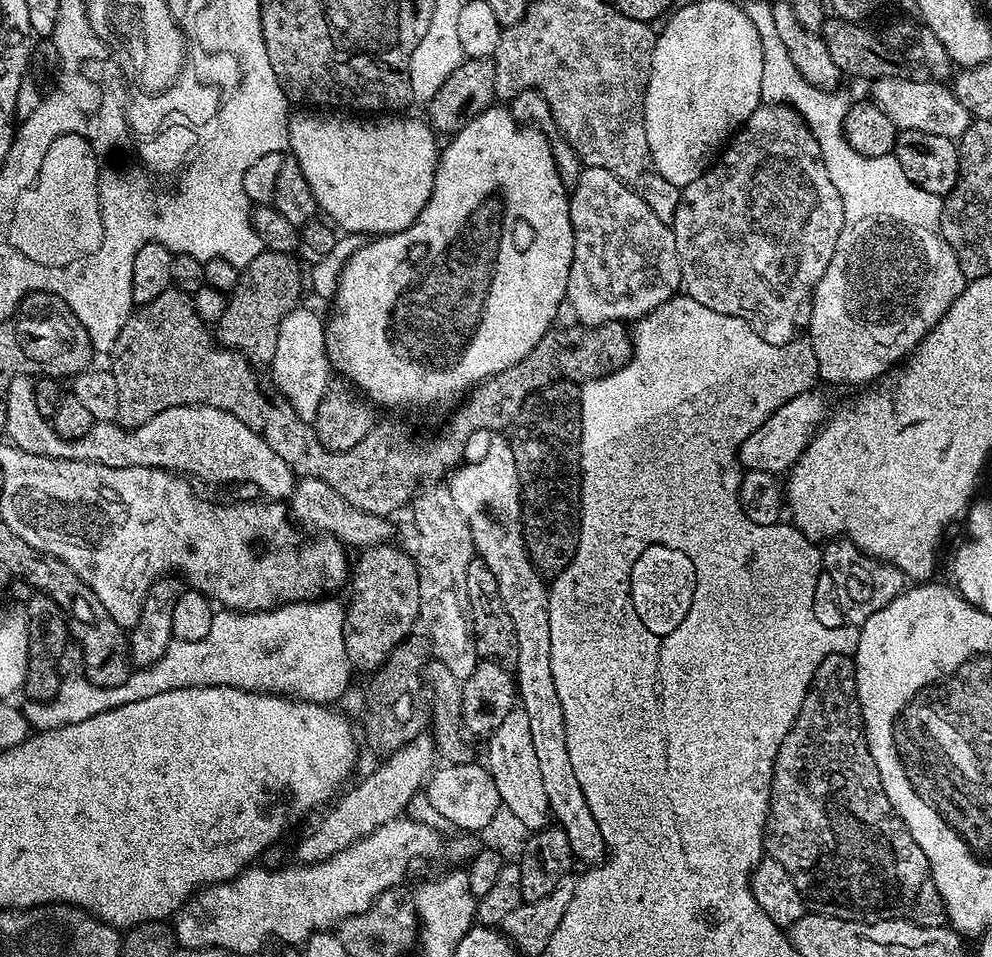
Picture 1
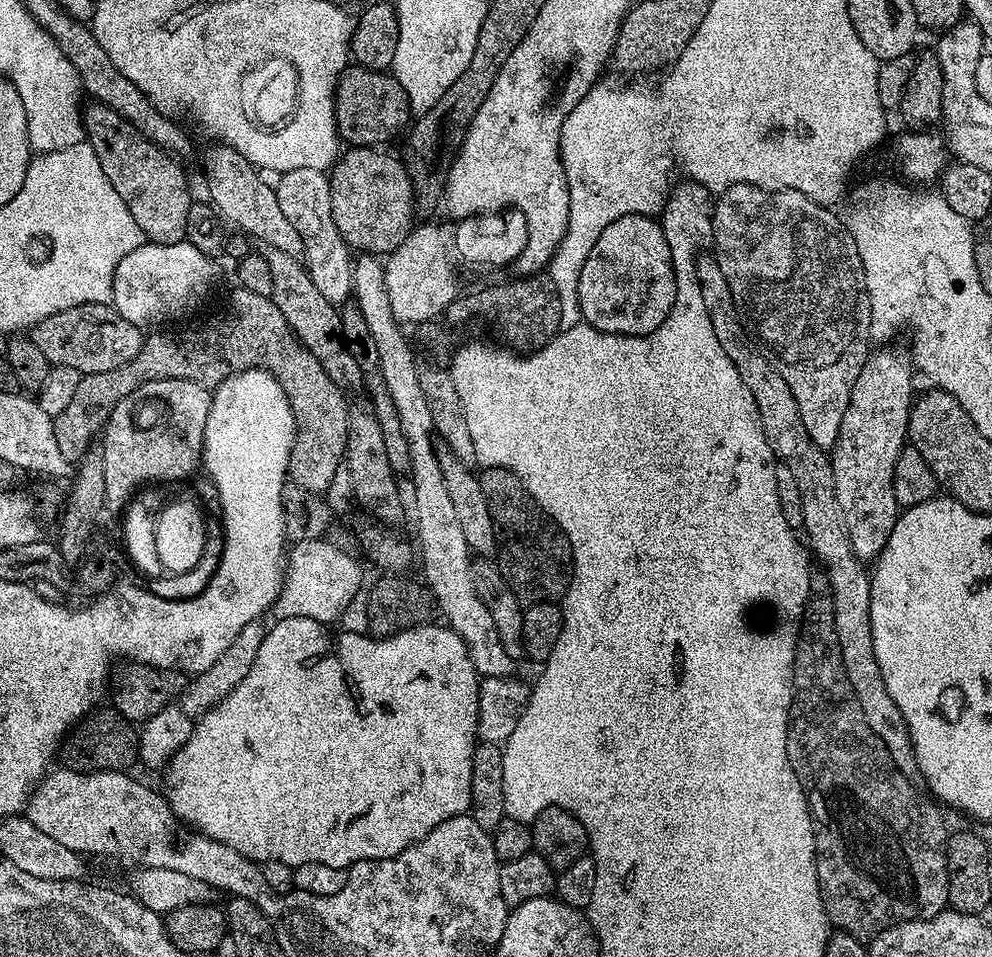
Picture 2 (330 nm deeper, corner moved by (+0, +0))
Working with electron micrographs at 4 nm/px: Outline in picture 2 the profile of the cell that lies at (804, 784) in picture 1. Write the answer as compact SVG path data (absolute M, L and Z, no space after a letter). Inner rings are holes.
M828 594L813 595L804 605L804 619L800 625L800 635L796 637L796 657L792 663L792 710L788 714L786 750L790 758L790 766L800 783L803 784L804 793L808 795L808 809L812 812L812 822L816 826L816 873L820 883L820 896L824 899L824 912L839 931L849 932L852 936L868 938L907 920L929 920L949 907L948 838L950 828L944 825L944 816L939 812L941 809L923 791L920 793L908 781L911 779L901 772L894 758L890 758L890 750L886 750L882 738L878 738L878 734L870 730L870 722L866 722L866 714L862 714L862 706L858 706L858 694L854 694L854 686L850 686L850 678L846 678L846 666L842 666L842 650L838 646L838 634L834 626L834 602Z

